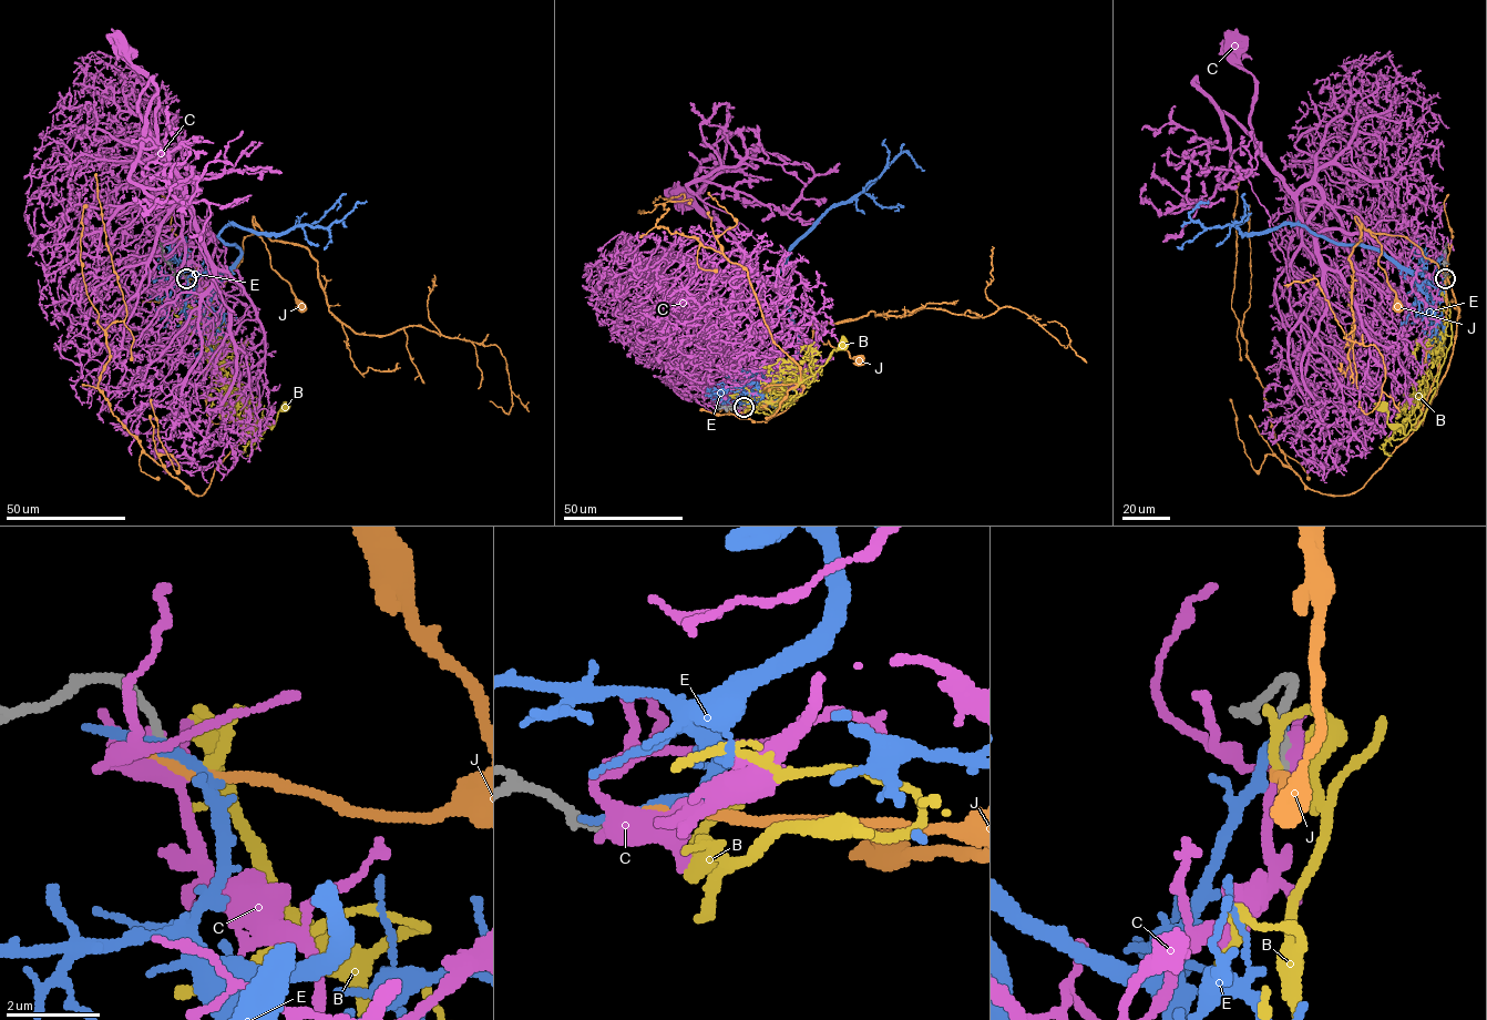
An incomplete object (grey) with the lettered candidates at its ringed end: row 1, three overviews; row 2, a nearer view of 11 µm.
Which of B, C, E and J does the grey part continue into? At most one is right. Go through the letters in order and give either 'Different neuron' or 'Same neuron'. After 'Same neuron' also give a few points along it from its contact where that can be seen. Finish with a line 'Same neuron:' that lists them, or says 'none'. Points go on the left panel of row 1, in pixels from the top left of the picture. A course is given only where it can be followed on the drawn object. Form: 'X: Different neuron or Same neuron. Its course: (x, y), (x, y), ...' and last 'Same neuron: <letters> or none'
B: Same neuron. Its course: (186, 278), (194, 291), (194, 306), (205, 315), (231, 373), (239, 419), (262, 434), (284, 407)
C: Different neuron
E: Different neuron
J: Different neuron
Same neuron: B

